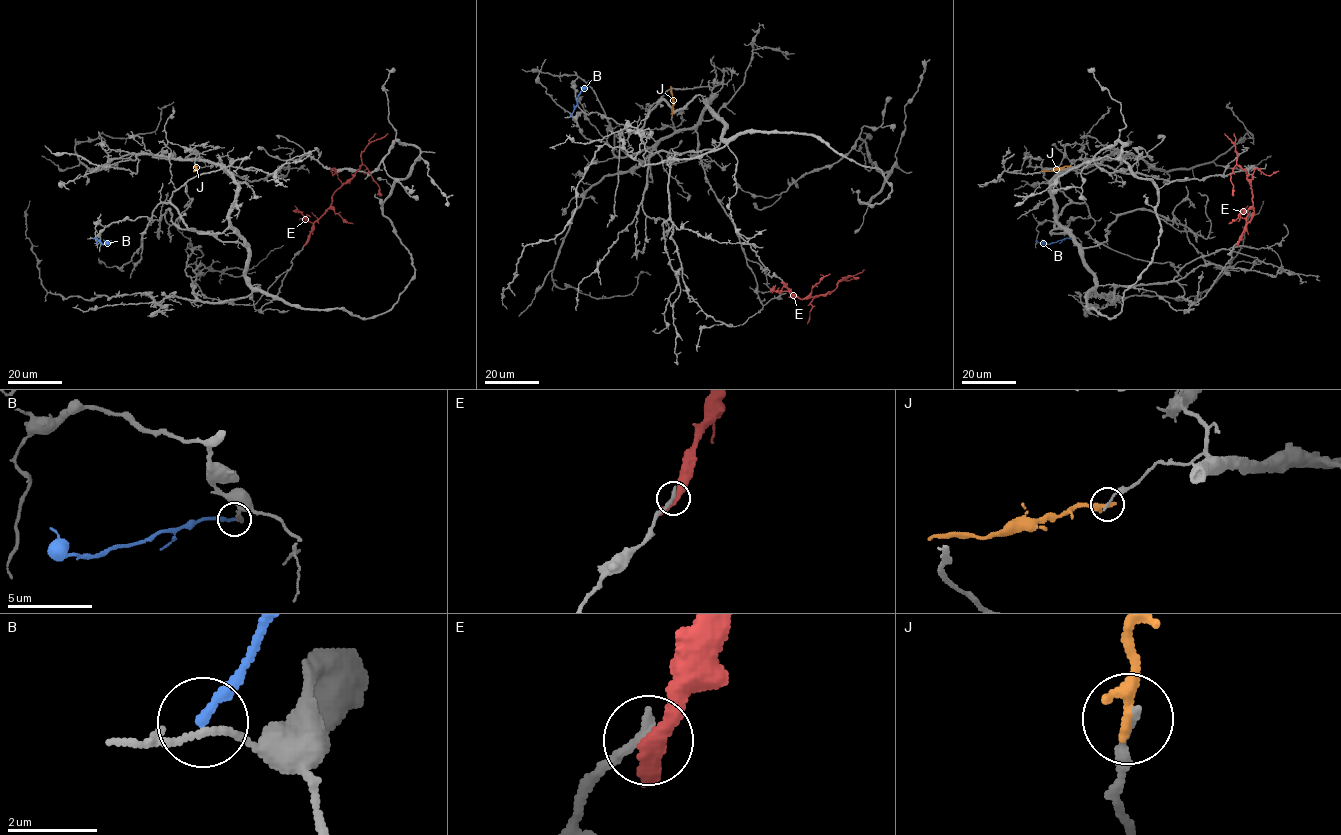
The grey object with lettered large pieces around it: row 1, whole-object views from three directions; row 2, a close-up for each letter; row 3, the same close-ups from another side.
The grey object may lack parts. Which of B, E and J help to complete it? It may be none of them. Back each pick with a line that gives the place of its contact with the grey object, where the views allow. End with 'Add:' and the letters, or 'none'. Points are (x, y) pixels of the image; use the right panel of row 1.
Add: none

